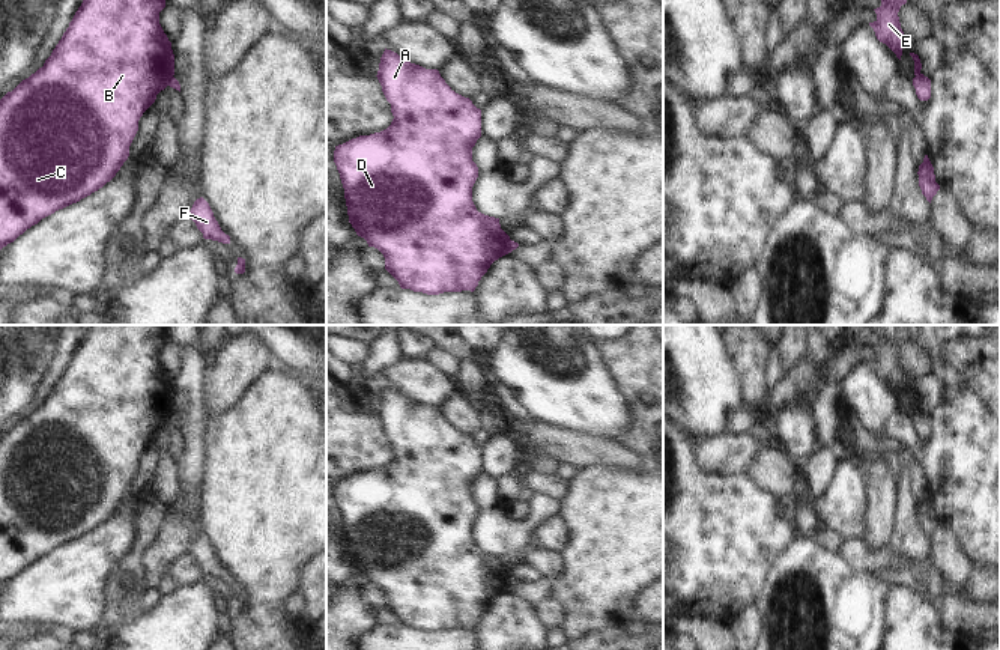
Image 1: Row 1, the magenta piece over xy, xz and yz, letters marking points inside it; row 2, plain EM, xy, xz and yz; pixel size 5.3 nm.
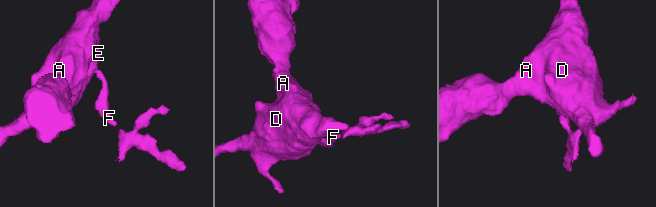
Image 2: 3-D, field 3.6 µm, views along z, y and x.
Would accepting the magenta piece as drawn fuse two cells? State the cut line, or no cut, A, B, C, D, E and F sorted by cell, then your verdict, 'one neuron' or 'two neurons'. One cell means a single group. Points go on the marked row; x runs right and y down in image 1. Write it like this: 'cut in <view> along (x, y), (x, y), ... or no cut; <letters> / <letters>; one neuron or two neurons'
cut in yz along (919, 72), (916, 75); A B C D E / F; two neurons

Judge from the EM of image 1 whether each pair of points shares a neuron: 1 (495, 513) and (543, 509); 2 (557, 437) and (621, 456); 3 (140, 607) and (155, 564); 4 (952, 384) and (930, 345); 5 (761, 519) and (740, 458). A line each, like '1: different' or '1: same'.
1: same
2: same
3: different
4: same
5: different

